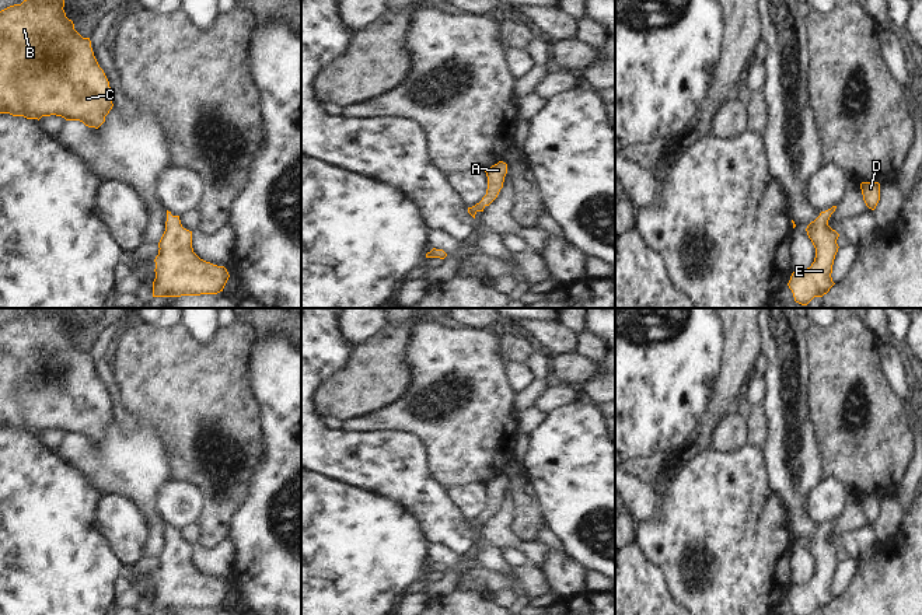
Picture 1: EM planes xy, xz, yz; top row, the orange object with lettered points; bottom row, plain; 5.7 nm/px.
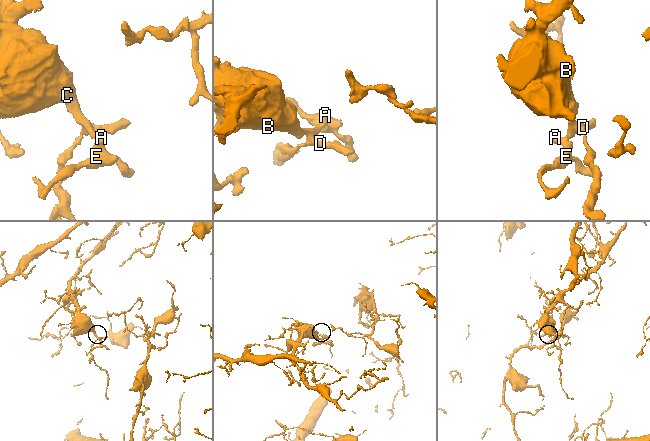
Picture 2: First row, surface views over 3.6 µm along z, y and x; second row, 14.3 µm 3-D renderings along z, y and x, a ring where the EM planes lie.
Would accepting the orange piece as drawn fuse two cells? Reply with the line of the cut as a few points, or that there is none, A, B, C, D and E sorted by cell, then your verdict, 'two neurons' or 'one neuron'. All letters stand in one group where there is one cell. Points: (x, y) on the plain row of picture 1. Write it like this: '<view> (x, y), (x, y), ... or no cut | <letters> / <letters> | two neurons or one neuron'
no cut | A B C D E | one neuron

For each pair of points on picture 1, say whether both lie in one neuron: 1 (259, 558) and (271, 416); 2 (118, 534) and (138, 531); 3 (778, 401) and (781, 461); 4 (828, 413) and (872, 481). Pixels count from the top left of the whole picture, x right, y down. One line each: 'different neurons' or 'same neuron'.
1: same neuron
2: same neuron
3: same neuron
4: same neuron

